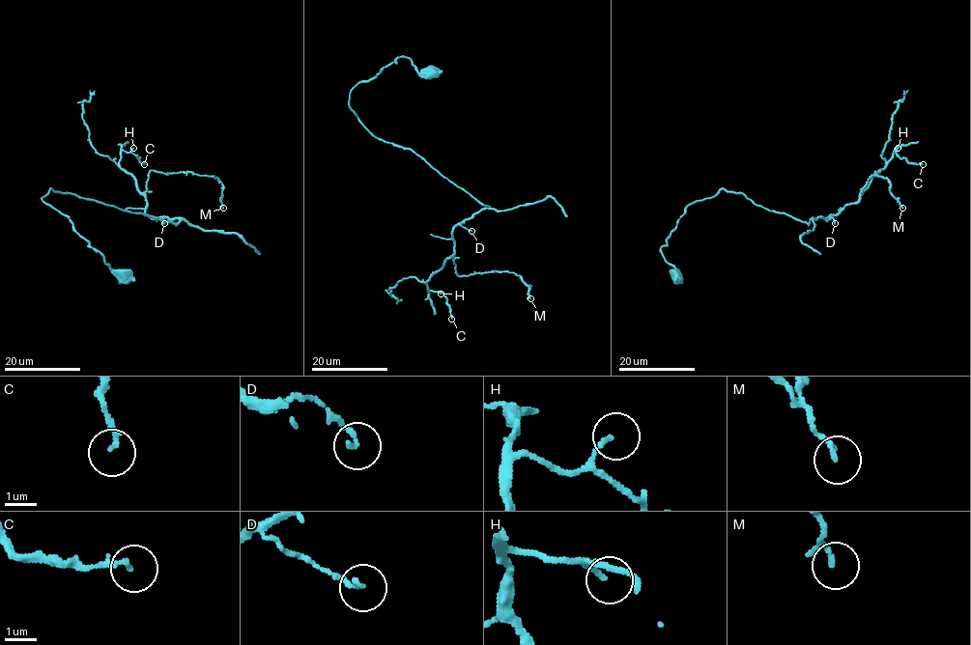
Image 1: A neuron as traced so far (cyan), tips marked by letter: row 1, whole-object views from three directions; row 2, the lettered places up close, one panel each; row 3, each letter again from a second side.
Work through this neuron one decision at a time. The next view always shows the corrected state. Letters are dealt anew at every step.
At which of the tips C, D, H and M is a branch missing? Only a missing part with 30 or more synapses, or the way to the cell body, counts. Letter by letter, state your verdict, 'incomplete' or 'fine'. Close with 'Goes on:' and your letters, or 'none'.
C: fine
D: fine
H: fine
M: fine
Goes on: none

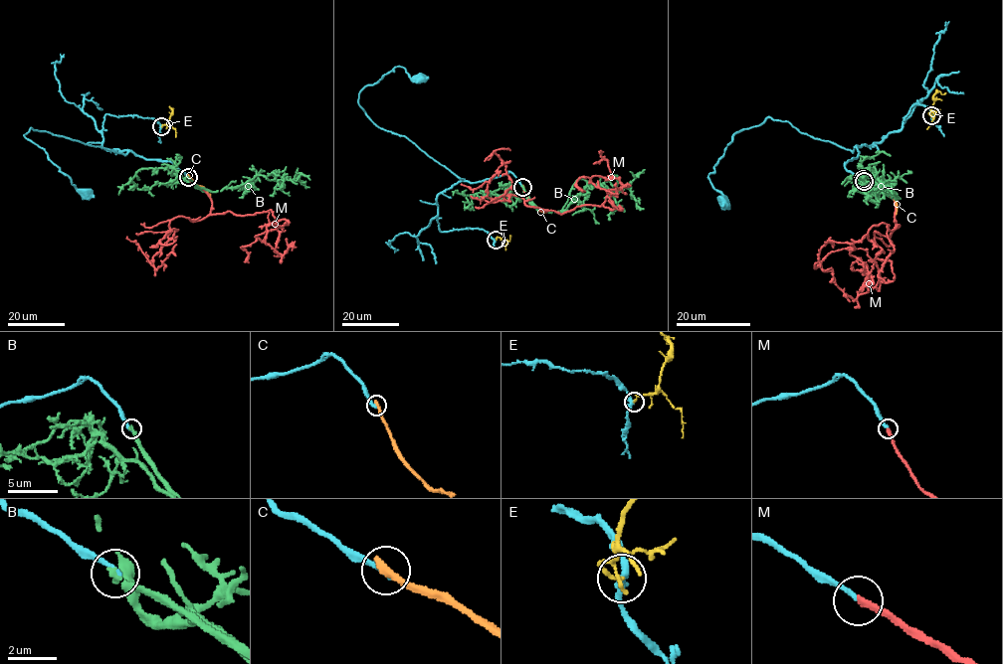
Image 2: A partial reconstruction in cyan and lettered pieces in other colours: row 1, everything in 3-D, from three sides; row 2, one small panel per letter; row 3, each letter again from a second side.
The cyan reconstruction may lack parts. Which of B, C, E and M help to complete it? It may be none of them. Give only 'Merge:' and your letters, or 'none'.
Merge: M

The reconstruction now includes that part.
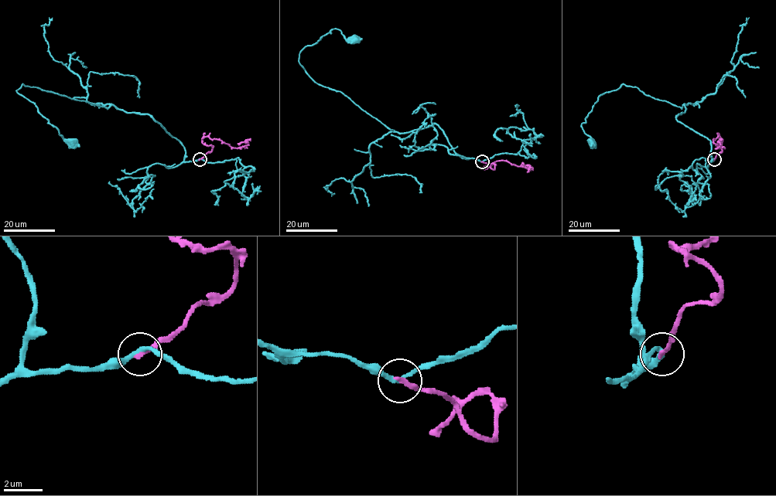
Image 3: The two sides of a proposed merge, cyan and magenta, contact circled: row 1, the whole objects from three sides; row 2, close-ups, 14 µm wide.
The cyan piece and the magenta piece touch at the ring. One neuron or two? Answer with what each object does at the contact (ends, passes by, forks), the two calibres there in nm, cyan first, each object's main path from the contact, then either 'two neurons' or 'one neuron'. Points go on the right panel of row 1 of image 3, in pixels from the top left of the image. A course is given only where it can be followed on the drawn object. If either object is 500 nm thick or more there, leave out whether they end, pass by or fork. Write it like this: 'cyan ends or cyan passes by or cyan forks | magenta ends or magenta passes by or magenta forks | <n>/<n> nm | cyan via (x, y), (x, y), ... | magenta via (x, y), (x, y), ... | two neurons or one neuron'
cyan passes by | magenta ends | 240/240 nm | cyan via (714, 159), (711, 142), (676, 119), (684, 104), (623, 84), (599, 96), (582, 124), (592, 143) | magenta via (714, 159), (721, 150), (716, 145), (721, 141), (719, 137), (713, 140), (719, 147), (718, 144) | two neurons

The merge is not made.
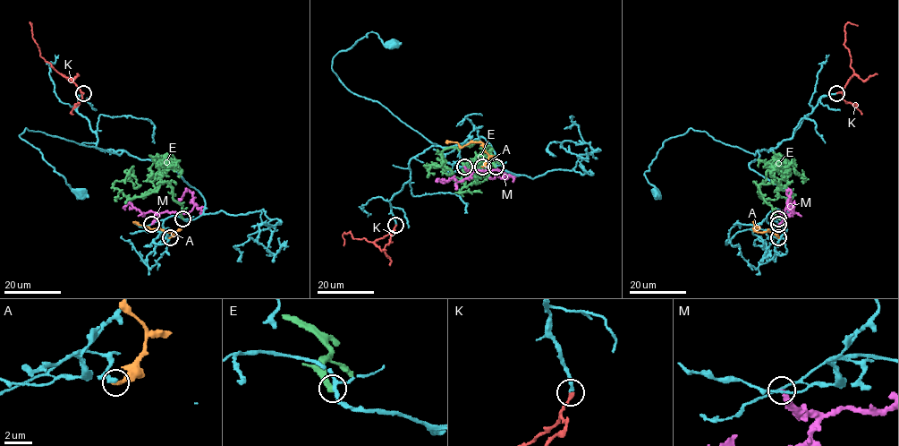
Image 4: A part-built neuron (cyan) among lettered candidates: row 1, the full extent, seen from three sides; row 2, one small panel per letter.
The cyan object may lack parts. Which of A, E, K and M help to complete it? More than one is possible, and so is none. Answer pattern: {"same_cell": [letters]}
{"same_cell": ["K"]}

